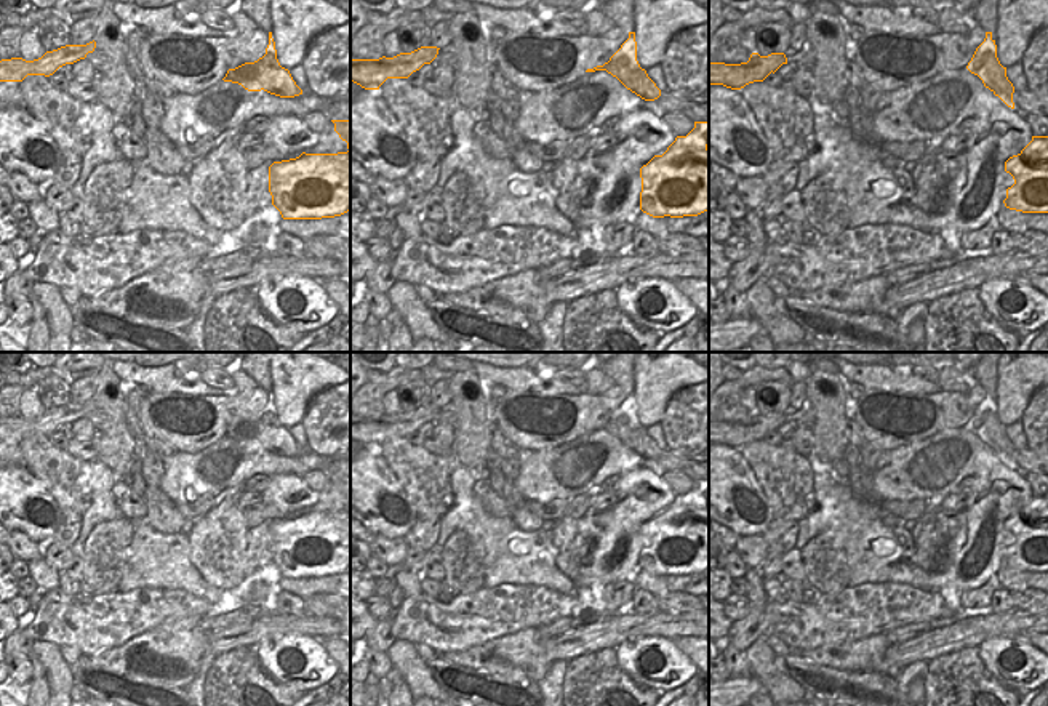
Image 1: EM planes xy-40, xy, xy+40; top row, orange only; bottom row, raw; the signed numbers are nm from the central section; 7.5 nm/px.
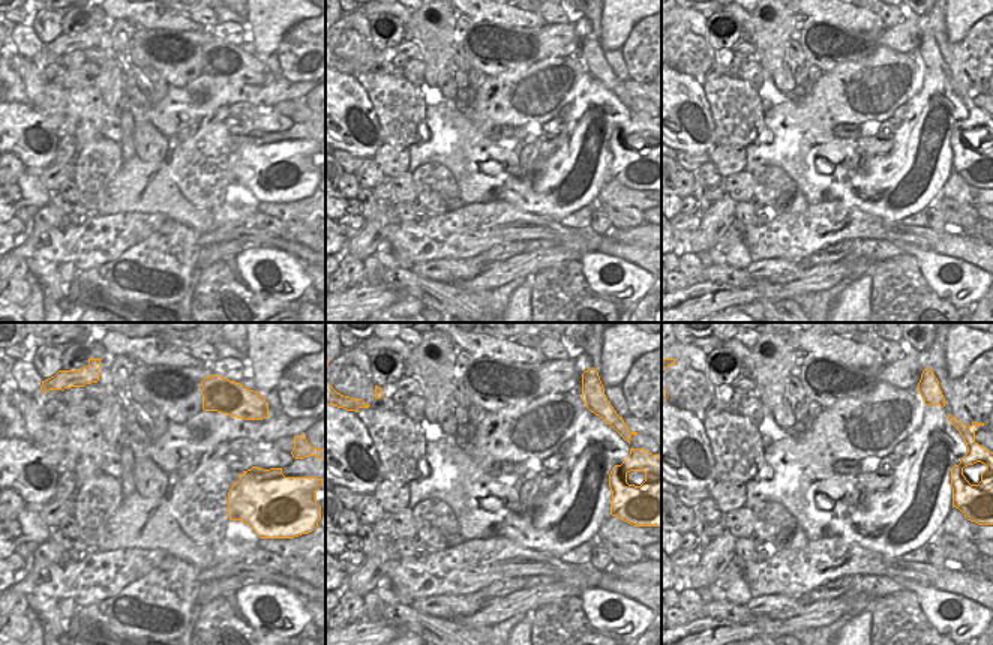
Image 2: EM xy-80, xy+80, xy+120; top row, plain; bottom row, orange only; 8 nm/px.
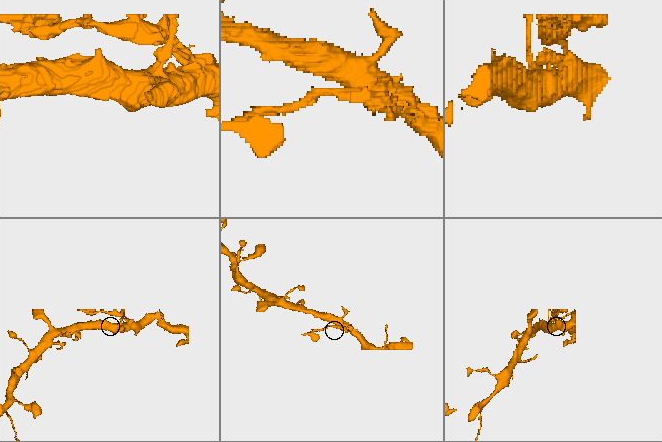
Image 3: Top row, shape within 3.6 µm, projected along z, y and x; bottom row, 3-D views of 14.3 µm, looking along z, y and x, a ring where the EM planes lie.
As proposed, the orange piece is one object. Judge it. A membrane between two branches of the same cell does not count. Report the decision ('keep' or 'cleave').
cleave

